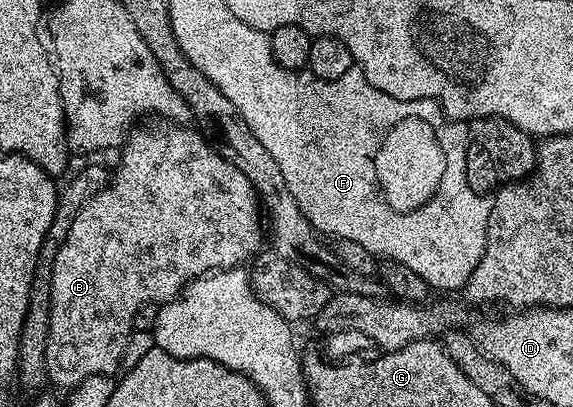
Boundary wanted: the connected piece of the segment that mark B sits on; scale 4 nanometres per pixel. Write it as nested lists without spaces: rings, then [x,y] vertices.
[[[172,121],[149,123],[152,123],[149,127],[136,125],[128,132],[118,151],[120,164],[117,165],[116,171],[114,167],[111,172],[108,186],[103,187],[93,199],[86,201],[82,209],[78,209],[78,217],[74,217],[64,238],[64,244],[54,257],[50,281],[50,333],[46,345],[46,369],[48,370],[48,383],[51,386],[71,389],[91,375],[115,376],[120,371],[120,362],[128,344],[128,337],[134,330],[132,325],[134,313],[138,313],[142,305],[159,304],[161,301],[175,299],[194,279],[201,279],[203,275],[210,275],[214,271],[226,271],[229,267],[247,264],[261,250],[260,242],[265,242],[266,231],[262,226],[262,207],[258,202],[254,185],[250,185],[246,173],[242,173],[230,161],[222,158],[199,130],[191,126],[190,128],[184,127],[188,125],[177,125]]]

